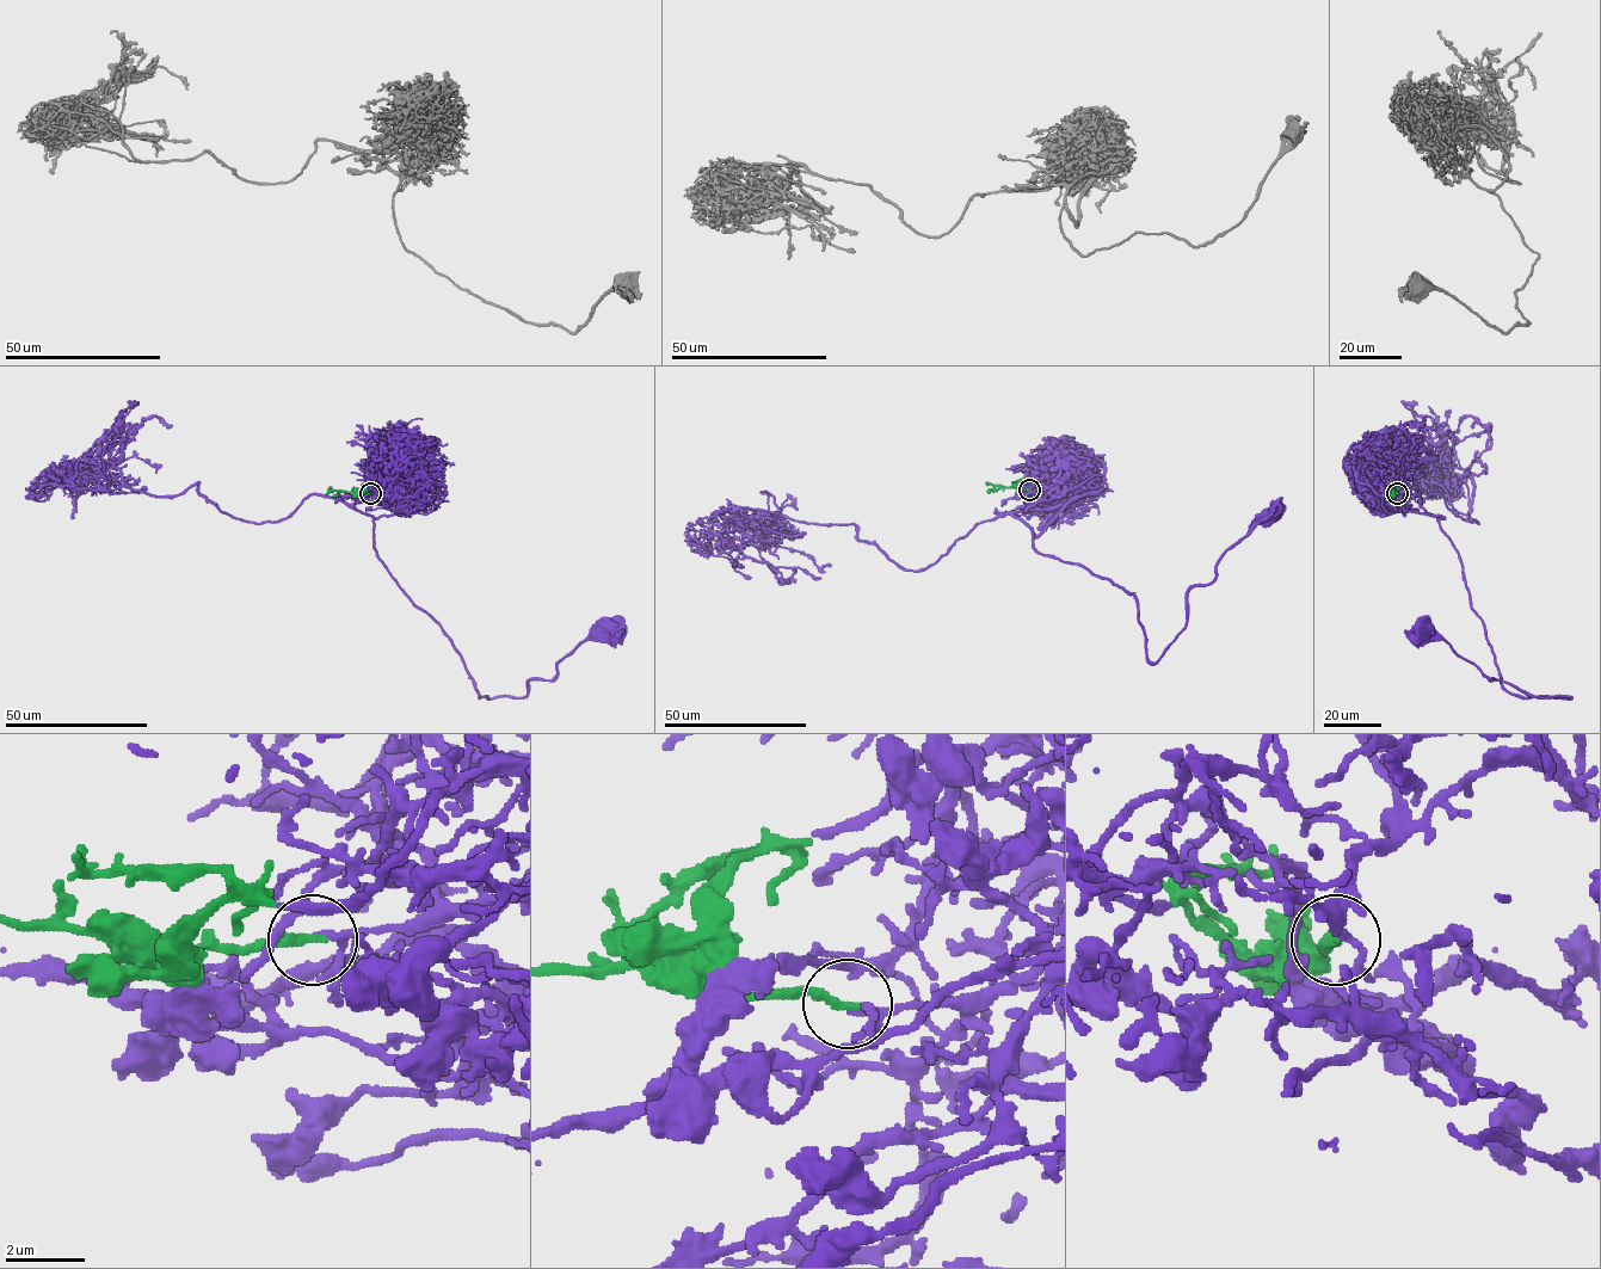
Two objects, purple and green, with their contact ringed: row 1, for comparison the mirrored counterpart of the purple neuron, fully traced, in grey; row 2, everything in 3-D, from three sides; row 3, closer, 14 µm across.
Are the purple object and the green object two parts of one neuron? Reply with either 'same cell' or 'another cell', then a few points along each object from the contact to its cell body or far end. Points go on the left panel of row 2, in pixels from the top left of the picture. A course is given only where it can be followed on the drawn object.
same cell | purple via (370, 493), (395, 496), (352, 497), (377, 556), (479, 697), (524, 697), (610, 628) | green via (370, 493), (327, 488)

